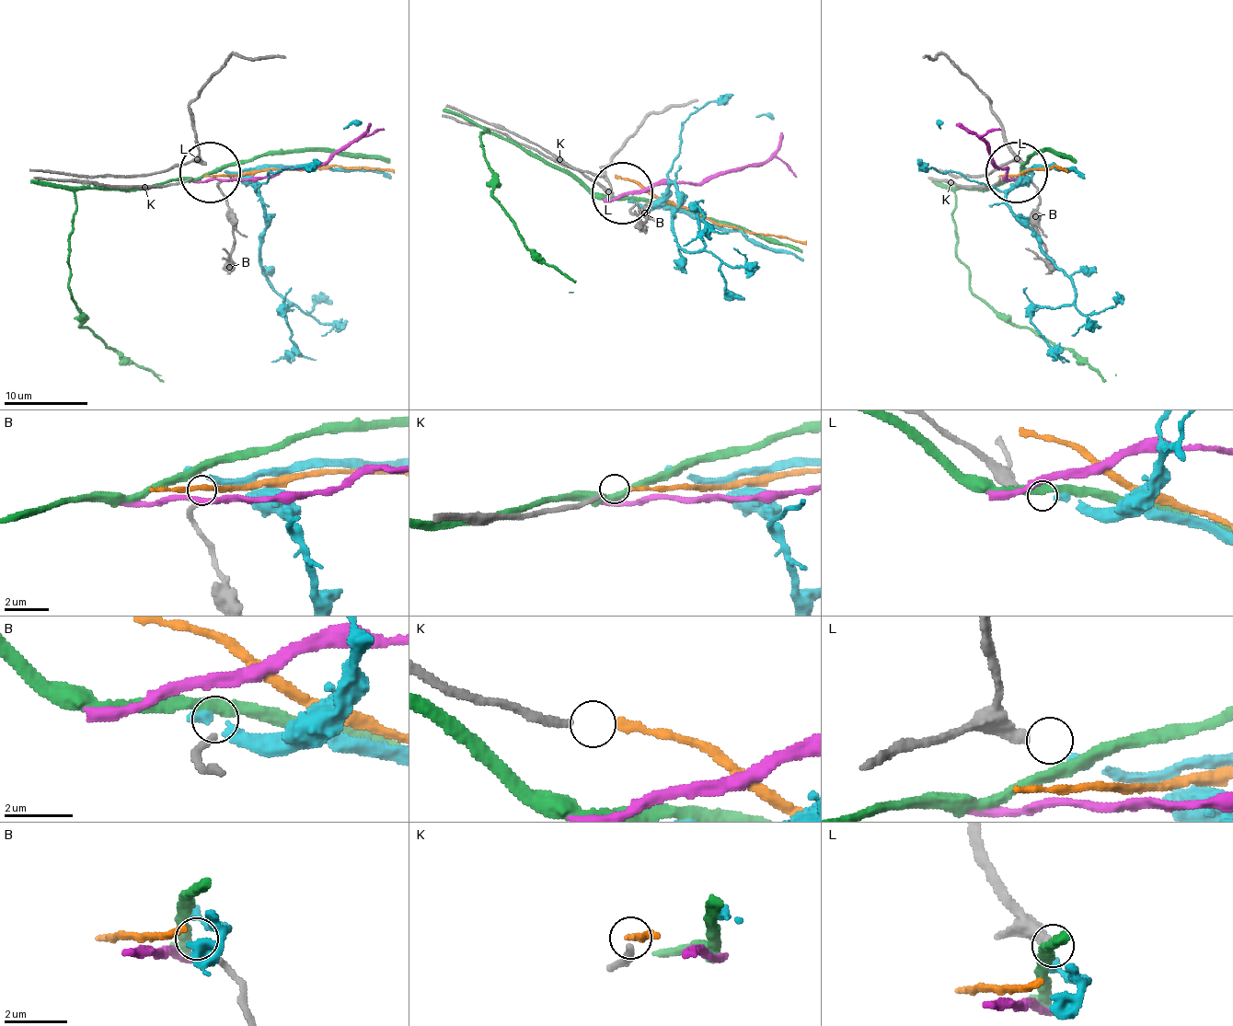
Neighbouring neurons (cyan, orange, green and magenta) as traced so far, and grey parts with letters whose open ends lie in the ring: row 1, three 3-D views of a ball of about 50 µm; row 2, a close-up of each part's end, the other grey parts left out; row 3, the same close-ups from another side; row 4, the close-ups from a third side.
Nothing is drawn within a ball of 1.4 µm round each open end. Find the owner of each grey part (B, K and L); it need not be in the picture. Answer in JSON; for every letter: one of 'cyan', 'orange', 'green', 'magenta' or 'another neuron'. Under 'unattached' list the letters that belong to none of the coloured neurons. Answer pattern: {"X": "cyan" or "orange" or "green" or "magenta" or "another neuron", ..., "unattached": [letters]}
{"B": "another neuron", "K": "orange", "L": "cyan", "unattached": ["B"]}

